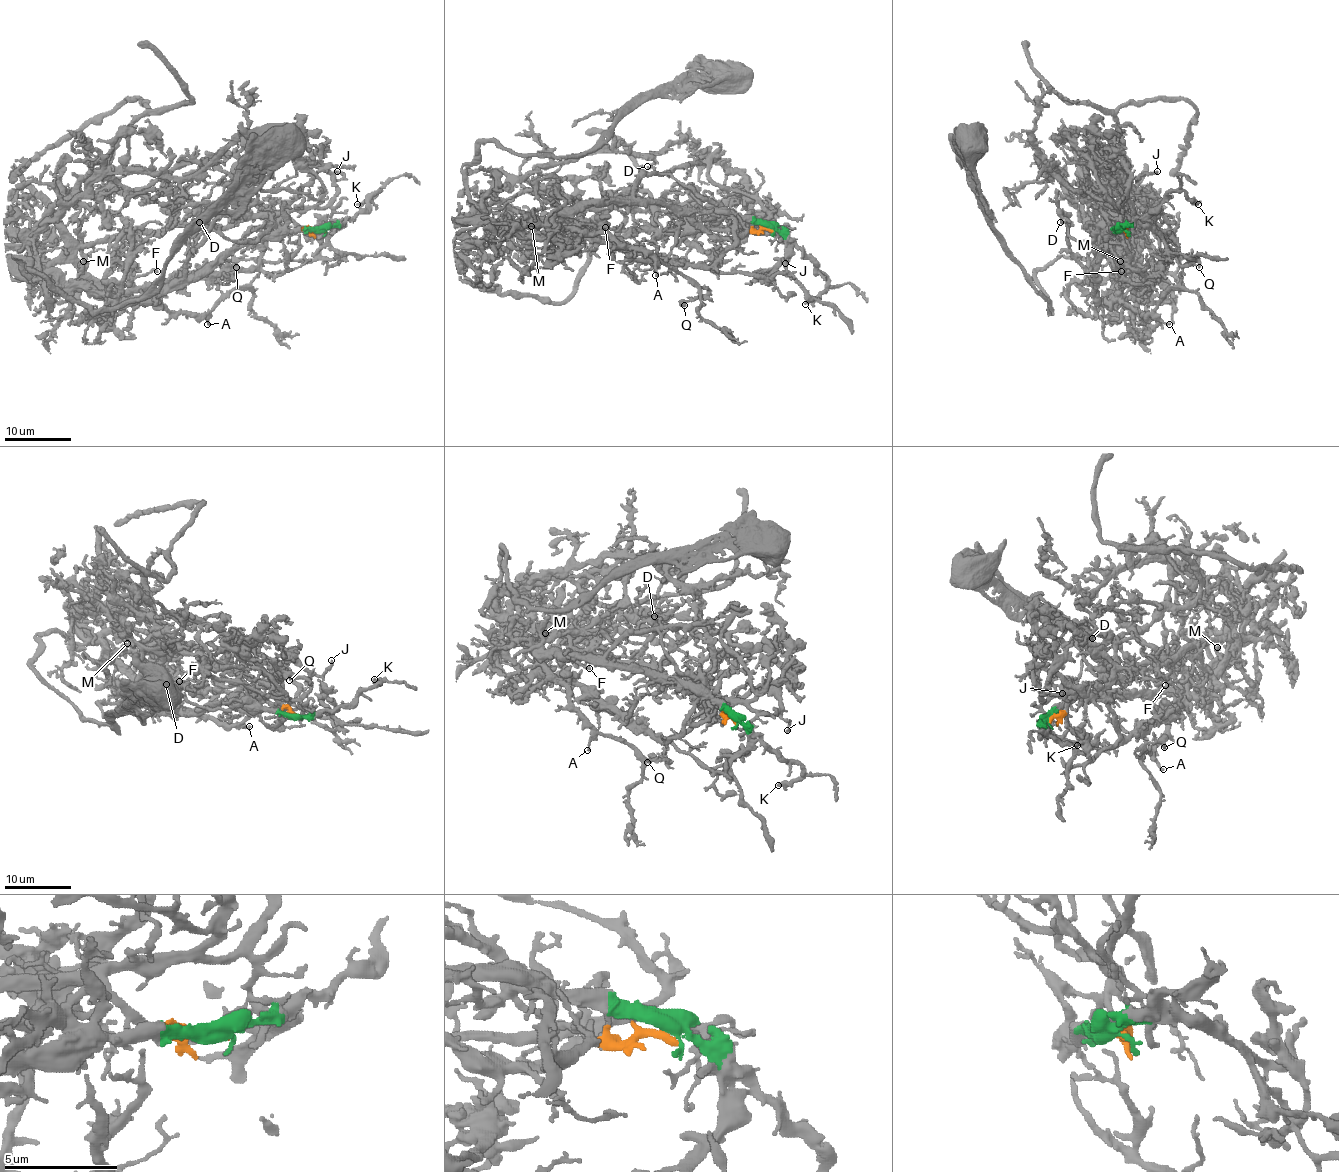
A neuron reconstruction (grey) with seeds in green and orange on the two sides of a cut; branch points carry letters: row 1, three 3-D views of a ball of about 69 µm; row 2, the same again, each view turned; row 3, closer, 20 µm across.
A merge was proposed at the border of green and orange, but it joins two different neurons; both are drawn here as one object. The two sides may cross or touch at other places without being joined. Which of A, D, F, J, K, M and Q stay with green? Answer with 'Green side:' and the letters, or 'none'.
Green side: A, D, K, Q

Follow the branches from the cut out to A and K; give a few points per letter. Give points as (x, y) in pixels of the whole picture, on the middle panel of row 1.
A: (770, 228), (660, 203), (598, 202), (553, 217), (642, 248), (655, 275)
K: (770, 228), (801, 250), (824, 275), (826, 287), (805, 303)

